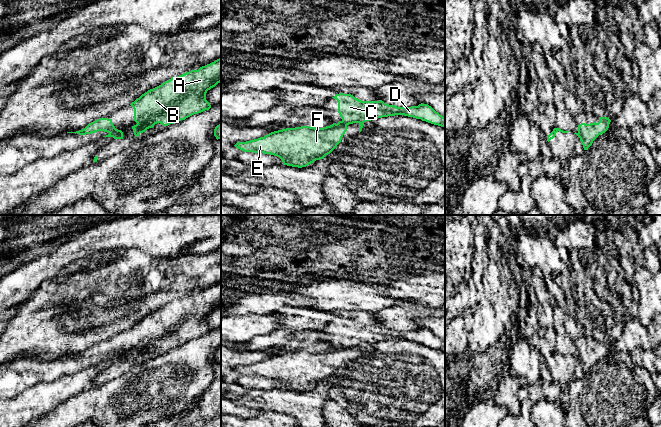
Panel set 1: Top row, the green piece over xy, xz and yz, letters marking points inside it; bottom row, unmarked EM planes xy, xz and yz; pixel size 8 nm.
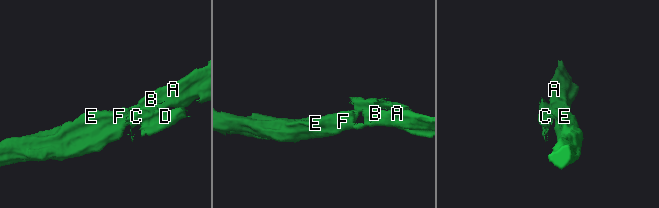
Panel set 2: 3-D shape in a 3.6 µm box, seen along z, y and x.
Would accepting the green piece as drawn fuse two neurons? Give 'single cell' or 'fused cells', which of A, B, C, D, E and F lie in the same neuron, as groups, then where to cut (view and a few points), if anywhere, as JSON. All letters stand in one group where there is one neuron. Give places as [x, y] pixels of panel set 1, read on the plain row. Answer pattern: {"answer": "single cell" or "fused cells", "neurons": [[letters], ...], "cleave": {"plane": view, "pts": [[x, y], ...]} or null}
{"answer": "fused cells", "neurons": [["A", "B", "E", "F"], ["C", "D"]], "cleave": {"plane": "xz", "pts": [[346, 348], [330, 350]]}}

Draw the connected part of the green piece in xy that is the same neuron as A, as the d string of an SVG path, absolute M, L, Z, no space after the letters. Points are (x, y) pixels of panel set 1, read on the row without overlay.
M221 282L148 314L130 328L137 347L132 350L135 361L157 347L168 350L209 334L206 317L220 306Z

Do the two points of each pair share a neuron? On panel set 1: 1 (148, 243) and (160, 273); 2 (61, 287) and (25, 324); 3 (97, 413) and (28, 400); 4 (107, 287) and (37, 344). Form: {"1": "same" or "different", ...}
{"1": "different", "2": "same", "3": "different", "4": "same"}

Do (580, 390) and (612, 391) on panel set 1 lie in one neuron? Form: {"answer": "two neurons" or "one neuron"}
{"answer": "one neuron"}

